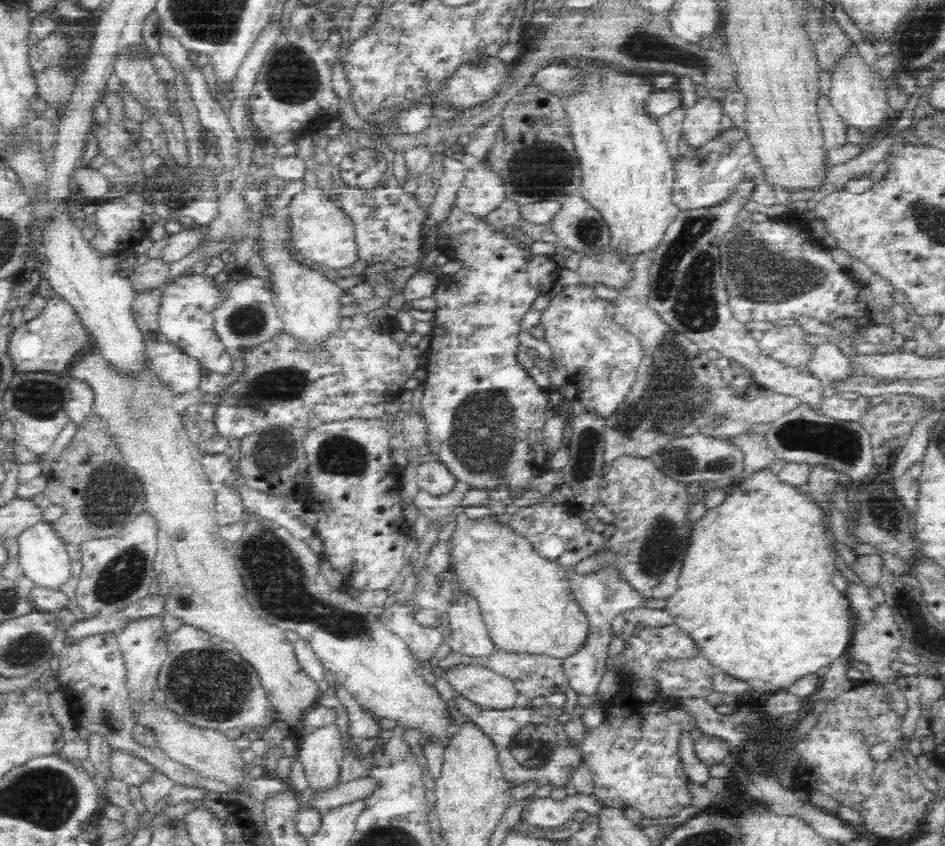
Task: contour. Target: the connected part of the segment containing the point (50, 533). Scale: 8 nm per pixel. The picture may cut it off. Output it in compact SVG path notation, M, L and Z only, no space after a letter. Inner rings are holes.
M44 518L32 524L16 538L16 543L20 545L18 546L18 553L14 555L14 558L16 558L16 562L22 569L22 573L32 583L51 589L58 589L68 584L76 564L72 548L54 532L54 526L51 526L49 518Z

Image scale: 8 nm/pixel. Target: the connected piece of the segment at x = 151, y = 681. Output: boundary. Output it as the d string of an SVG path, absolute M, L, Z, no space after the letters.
M160 615L146 618L146 620L138 620L130 628L126 628L125 632L116 635L117 642L124 652L126 665L128 665L128 681L130 681L130 687L132 687L132 697L144 695L144 698L148 698L157 693L155 674L160 666L161 658L164 657L164 652L166 652L166 649L164 649L166 635L161 626Z

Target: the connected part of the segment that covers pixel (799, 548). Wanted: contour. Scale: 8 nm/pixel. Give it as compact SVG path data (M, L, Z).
M762 467L751 472L746 478L738 479L725 491L724 500L718 506L694 513L692 518L698 516L698 520L688 530L688 544L682 558L676 590L661 605L674 616L676 625L699 643L699 648L704 651L712 664L720 666L730 675L750 680L752 694L770 692L776 687L794 682L804 674L816 673L821 666L829 666L843 656L844 649L852 636L852 617L849 614L849 604L842 593L841 584L838 583L838 588L832 584L832 576L836 574L836 568L828 560L830 555L824 548L824 542L827 539L821 526L820 513L804 488L800 489L795 484L782 480L775 469Z

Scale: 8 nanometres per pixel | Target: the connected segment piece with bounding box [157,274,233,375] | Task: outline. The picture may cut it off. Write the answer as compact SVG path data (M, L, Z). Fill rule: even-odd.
M188 274L178 278L174 284L166 286L163 290L157 321L162 334L172 344L176 344L185 353L204 361L204 365L210 371L227 375L232 372L233 360L225 352L225 348L217 342L212 332L212 319L210 310L216 304L218 278Z

